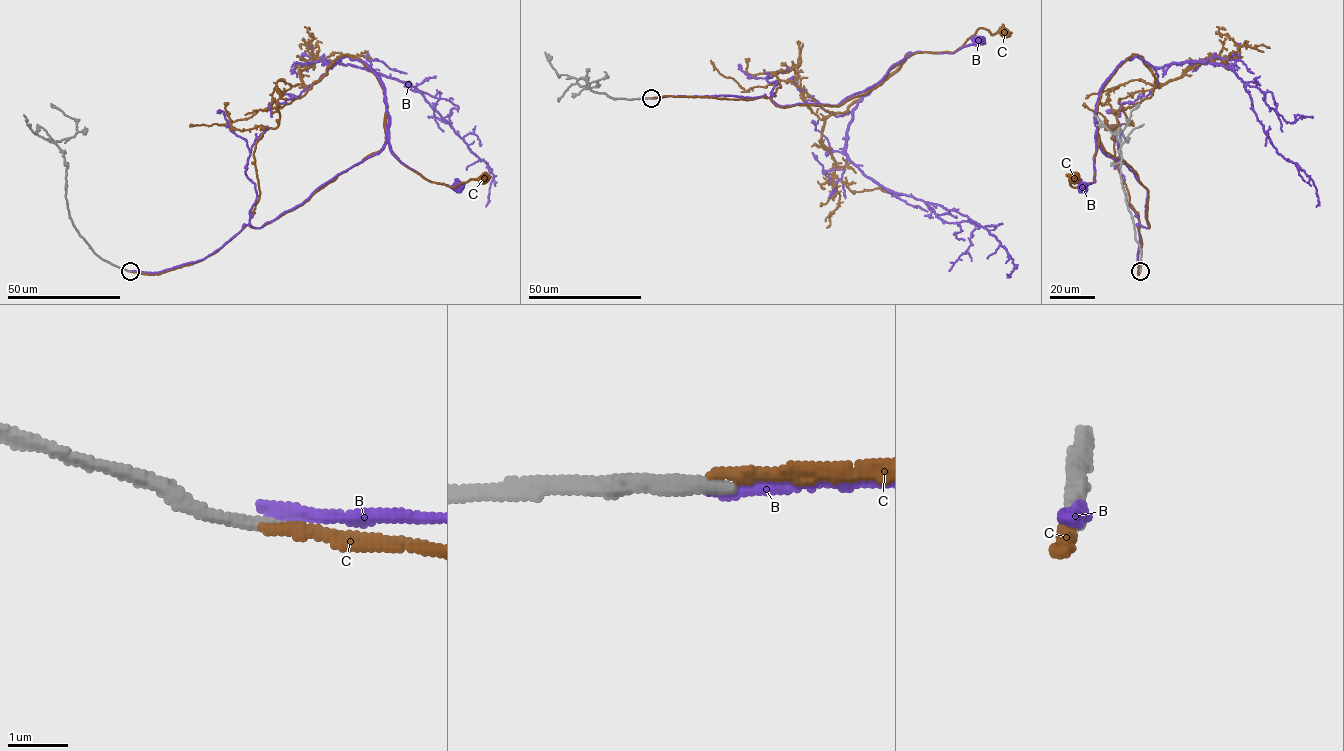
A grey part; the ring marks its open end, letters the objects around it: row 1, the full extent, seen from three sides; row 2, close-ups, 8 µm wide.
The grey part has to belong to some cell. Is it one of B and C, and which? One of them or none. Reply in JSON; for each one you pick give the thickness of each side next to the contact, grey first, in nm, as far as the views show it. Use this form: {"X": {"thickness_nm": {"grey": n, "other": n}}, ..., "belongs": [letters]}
{"C": {"thickness_nm": {"grey": 280, "other": 200}}, "belongs": ["C"]}

